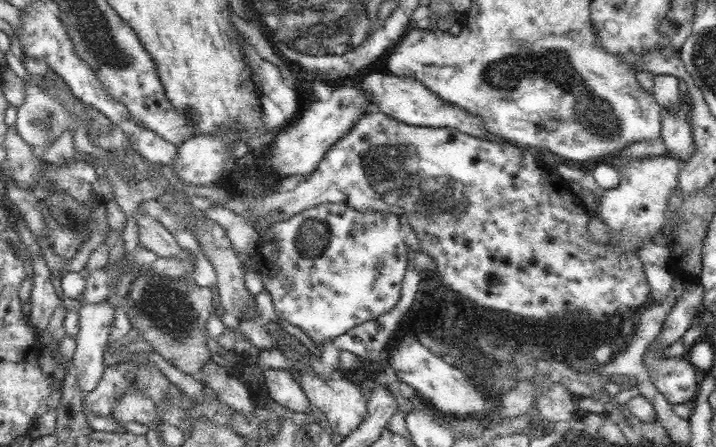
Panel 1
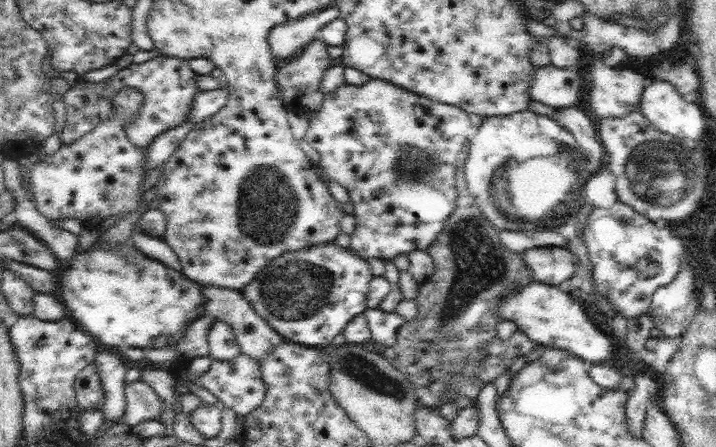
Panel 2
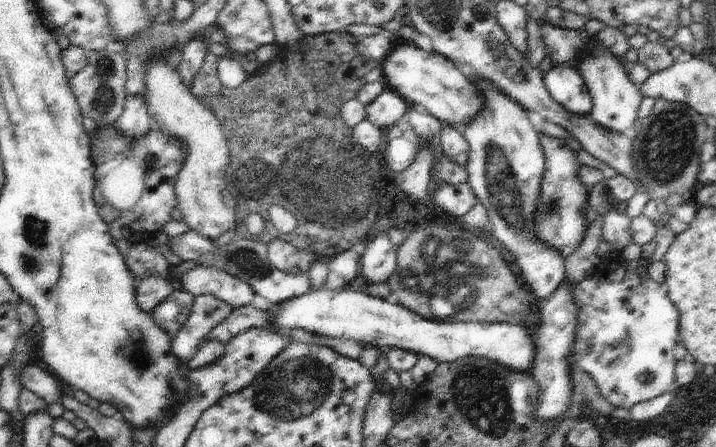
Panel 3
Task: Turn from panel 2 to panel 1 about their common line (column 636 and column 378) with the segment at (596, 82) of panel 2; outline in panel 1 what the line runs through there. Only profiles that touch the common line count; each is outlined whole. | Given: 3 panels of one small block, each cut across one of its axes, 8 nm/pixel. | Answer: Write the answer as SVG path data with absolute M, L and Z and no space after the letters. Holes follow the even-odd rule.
M372 72L362 80L362 92L376 104L376 110L382 114L396 118L404 124L416 124L416 126L426 126L426 128L458 128L460 132L476 138L492 138L492 134L484 128L482 120L478 116L472 116L458 108L456 104L448 104L440 100L432 90L428 90L422 82L408 78L408 76L396 76L396 74L378 74Z

